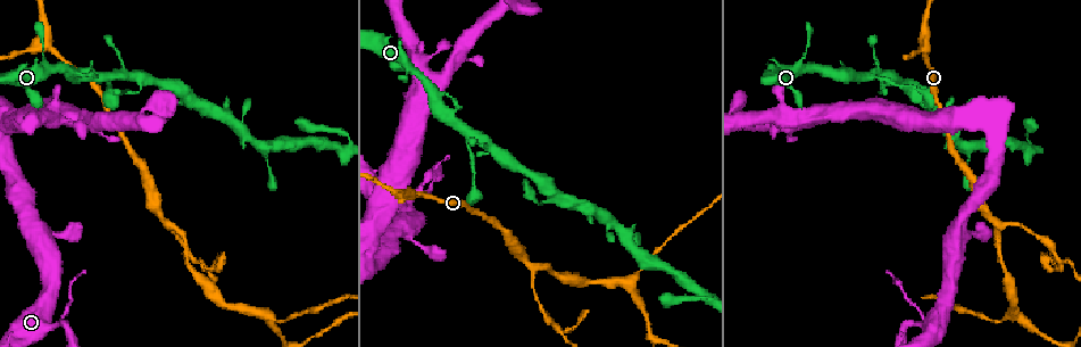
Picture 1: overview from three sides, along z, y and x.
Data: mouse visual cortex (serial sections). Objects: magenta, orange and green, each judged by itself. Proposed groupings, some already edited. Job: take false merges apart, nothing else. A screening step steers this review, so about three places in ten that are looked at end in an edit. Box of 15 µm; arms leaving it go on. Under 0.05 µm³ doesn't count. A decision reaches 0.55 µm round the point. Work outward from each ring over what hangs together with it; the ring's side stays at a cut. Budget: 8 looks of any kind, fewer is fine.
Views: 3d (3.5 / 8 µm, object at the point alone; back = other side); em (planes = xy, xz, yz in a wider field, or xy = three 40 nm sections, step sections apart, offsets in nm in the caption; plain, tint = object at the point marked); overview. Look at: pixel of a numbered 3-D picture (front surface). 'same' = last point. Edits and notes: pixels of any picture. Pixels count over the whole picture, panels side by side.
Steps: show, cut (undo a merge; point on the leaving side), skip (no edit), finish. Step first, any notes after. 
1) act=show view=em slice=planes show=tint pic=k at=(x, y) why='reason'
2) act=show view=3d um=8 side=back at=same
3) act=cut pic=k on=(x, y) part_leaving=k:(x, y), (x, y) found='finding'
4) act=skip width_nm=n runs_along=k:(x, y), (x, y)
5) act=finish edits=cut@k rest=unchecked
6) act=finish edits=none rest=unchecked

act=show view=3d um=3.5 pic=1 at=(533, 265) why='arms part here'

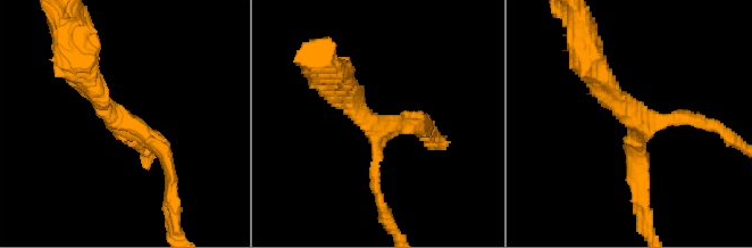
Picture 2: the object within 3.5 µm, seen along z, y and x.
act=show view=em slice=planes show=tint pic=2 at=(376, 126) arms=3 arm_widths_nm=150,200,300 why='need the tissue'

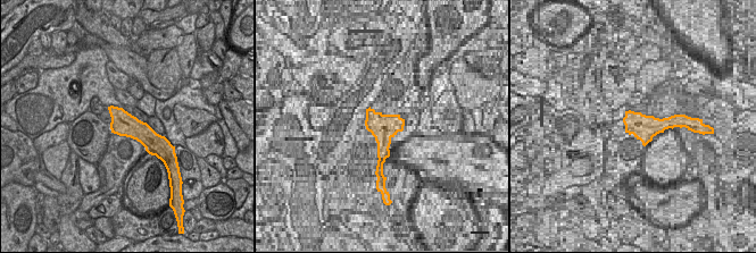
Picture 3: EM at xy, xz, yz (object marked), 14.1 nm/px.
act=skip runs_along=2:(83, 71), (170, 175) found='one cell here'

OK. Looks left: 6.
act=show view=3d um=3.5 pic=1 at=(242, 118) why='narrows sharply'

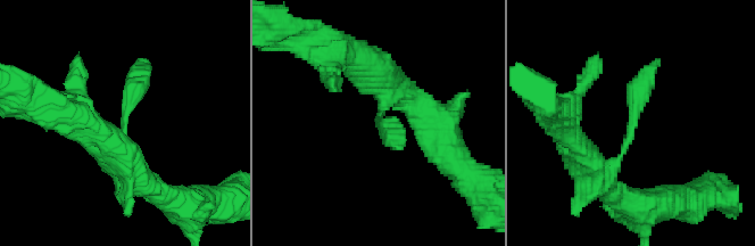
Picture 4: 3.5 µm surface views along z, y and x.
act=show view=em slice=xy step=5 show=tint pic=4 at=(633, 122)

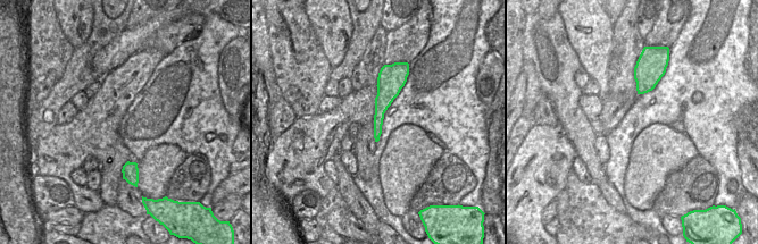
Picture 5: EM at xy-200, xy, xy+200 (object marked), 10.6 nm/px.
act=skip width_nm=180 runs_along=4:(589, 166), (607, 170), (624, 149), (660, 58) found='all the same cell'

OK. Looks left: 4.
act=show view=3d um=3.5 pic=1 at=(68, 120) why='four-way junction'

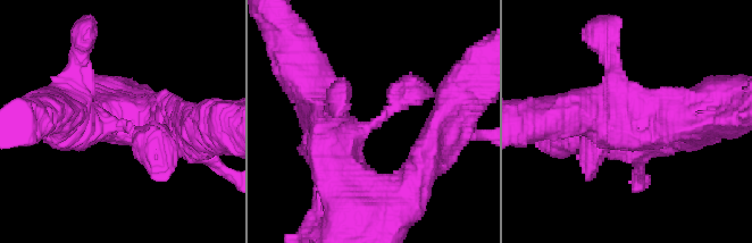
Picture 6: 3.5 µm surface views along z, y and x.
act=show view=em slice=xy step=3 show=tint pic=6 at=(370, 126) why='now the EM'

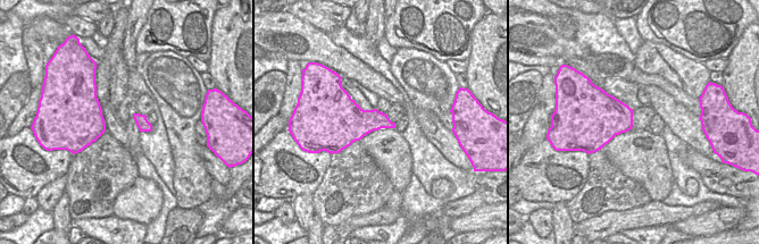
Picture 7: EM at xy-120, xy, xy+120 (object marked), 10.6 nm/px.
act=skip arms=4 runs_along=6:(343, 175), (323, 105), (287, 47) found='continuous, no second cell'

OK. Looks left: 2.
act=finish edits=none rest=unchecked

